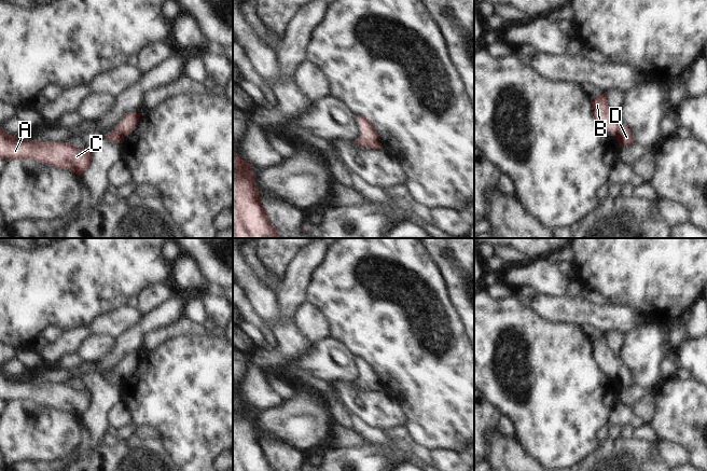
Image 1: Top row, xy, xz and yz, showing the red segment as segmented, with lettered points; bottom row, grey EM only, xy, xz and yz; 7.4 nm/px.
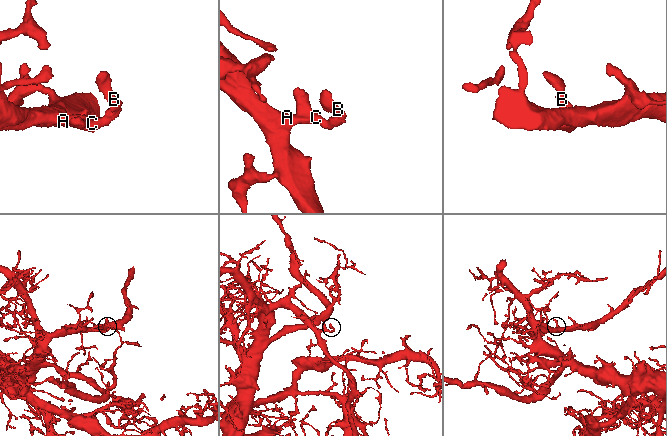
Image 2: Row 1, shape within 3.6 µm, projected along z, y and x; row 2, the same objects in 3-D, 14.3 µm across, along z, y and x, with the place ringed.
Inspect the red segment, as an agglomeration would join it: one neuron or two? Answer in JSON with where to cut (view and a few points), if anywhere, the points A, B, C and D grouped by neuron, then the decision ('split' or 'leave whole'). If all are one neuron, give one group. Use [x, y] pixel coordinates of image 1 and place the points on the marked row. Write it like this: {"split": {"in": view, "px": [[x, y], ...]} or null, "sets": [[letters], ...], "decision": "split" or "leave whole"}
{"split": null, "sets": [["A", "B", "C", "D"]], "decision": "leave whole"}

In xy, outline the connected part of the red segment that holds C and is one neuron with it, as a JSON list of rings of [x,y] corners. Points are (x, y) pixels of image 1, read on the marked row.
[[[0,127],[0,158],[6,162],[11,160],[37,160],[81,176],[91,166],[92,154],[89,150],[78,149],[71,143],[19,140]]]

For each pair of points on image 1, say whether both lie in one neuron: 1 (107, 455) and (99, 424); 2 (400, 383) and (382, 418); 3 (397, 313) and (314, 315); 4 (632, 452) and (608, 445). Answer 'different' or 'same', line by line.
1: different
2: different
3: different
4: same

